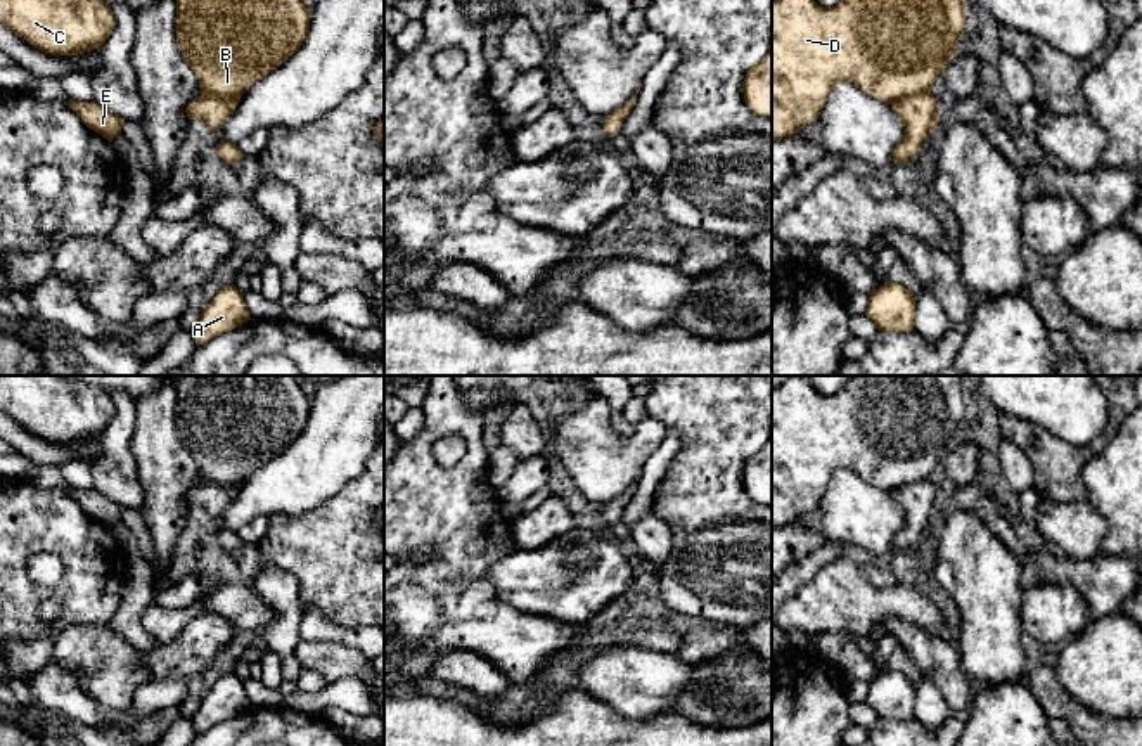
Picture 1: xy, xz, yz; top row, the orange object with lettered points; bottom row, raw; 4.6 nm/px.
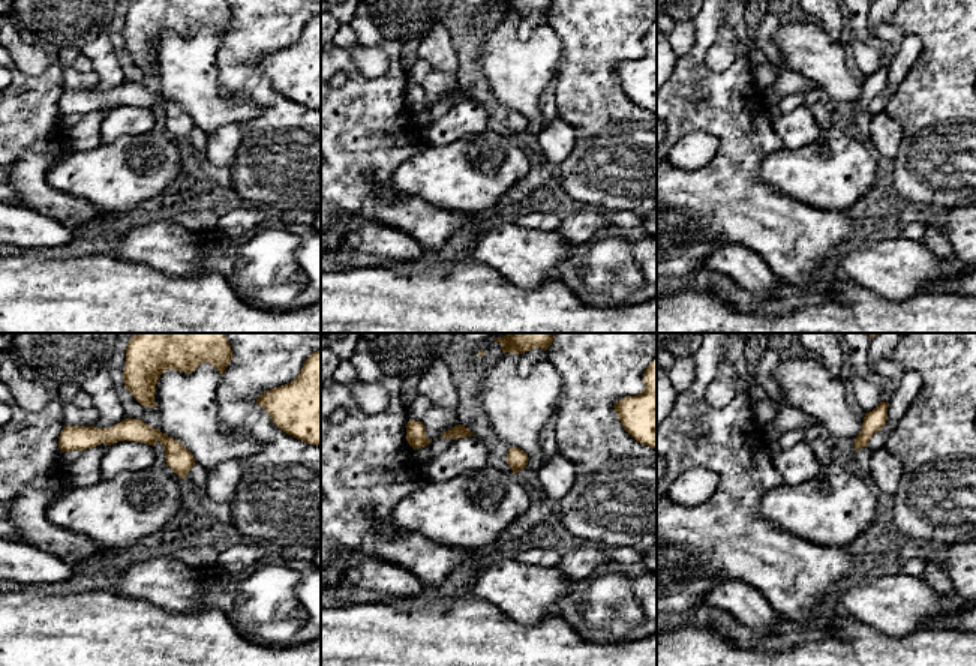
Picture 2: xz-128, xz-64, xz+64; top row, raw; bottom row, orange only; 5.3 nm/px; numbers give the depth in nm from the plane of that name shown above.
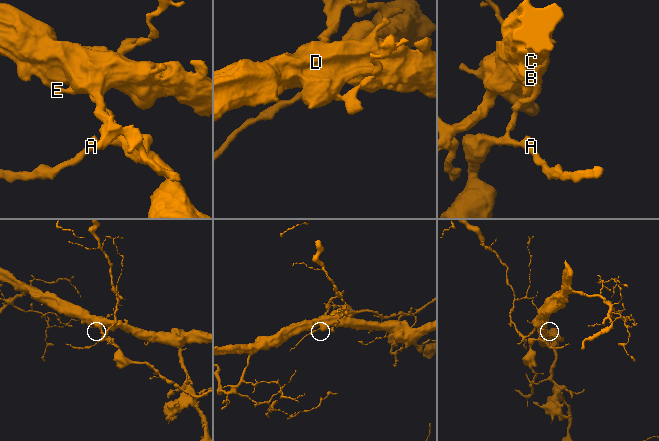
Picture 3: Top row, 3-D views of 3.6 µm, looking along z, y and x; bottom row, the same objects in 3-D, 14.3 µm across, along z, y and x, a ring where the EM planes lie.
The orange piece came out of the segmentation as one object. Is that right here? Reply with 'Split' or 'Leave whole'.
Split

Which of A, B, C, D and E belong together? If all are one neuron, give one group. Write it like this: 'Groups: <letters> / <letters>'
Groups: A / B C D E

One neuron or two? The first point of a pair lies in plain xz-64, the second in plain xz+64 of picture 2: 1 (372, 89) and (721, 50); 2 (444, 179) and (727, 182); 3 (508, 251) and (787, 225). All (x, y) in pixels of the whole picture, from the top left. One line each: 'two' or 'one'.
1: two
2: two
3: two

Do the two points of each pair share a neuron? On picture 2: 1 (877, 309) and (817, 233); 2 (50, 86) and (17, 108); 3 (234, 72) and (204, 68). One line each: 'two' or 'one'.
1: two
2: one
3: two

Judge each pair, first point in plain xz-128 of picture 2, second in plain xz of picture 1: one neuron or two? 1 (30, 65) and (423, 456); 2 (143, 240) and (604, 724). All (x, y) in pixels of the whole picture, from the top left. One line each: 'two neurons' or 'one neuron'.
1: two neurons
2: two neurons

